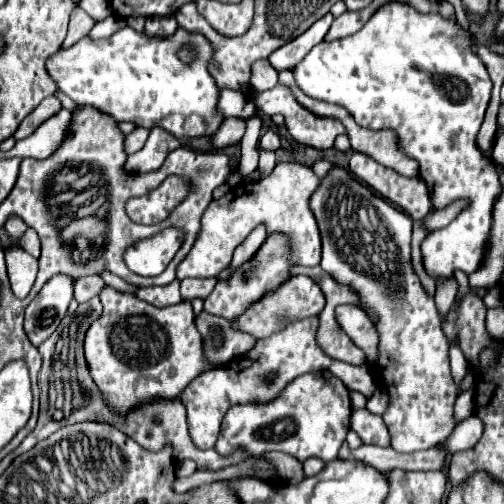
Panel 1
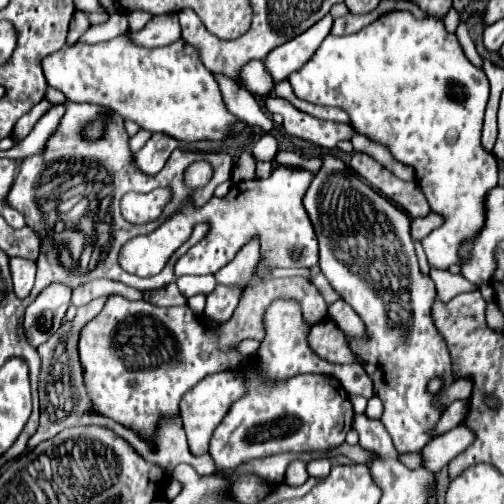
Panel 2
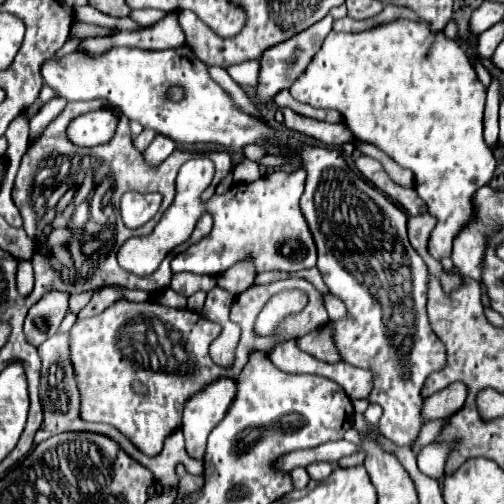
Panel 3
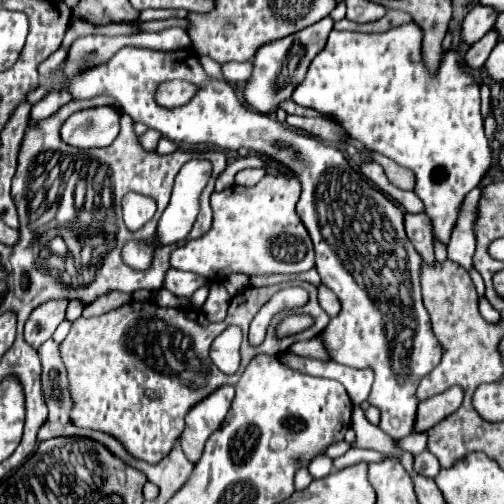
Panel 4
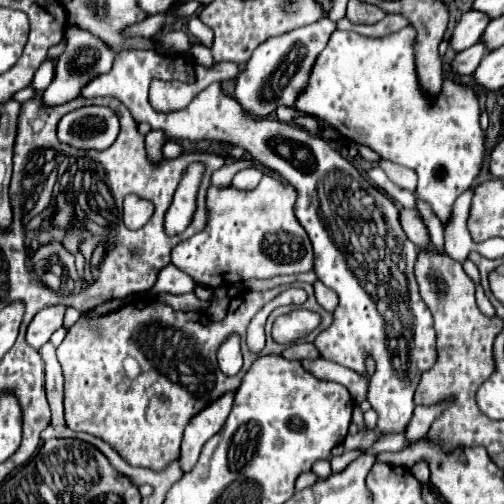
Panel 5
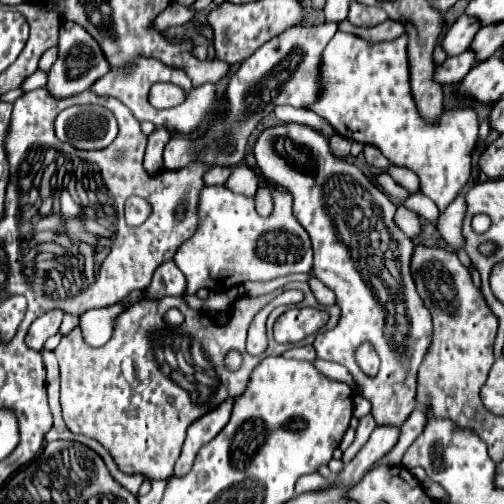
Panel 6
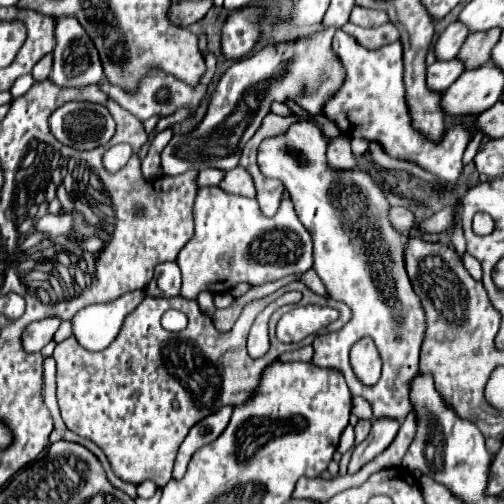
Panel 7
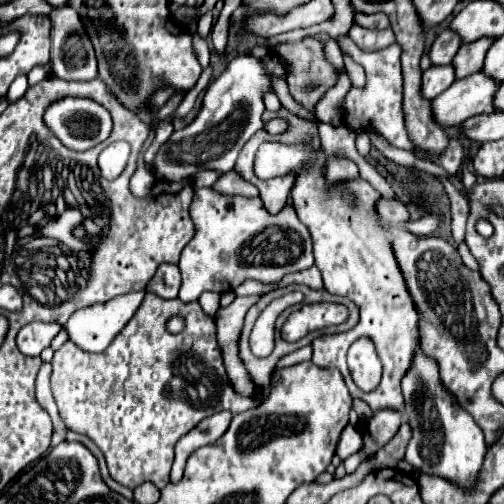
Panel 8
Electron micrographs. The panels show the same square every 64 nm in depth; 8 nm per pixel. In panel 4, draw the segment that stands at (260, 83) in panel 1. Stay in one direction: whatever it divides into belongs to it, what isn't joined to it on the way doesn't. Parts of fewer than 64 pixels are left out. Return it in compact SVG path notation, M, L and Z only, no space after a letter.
M228 62L222 66L222 74L232 84L248 82L248 78L252 74L252 62Z

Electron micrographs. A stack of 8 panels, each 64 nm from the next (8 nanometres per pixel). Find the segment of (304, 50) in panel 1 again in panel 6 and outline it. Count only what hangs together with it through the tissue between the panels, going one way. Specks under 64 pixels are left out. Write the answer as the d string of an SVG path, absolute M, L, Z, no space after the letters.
M314 24L314 26L294 26L280 36L262 44L250 58L246 58L232 74L226 90L230 102L226 116L214 118L204 138L186 140L172 138L164 148L164 168L176 170L184 168L192 160L202 160L216 166L238 166L246 154L248 138L256 130L258 122L264 120L278 104L290 104L296 108L306 108L318 94L318 66L320 56L330 38L336 34L336 24Z

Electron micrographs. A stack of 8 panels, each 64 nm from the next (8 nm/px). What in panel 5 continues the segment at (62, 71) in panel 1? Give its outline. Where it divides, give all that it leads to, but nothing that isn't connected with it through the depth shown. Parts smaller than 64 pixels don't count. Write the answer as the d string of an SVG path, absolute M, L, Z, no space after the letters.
M122 50L120 54L116 54L116 58L114 58L114 64L112 64L112 68L110 68L110 72L106 72L106 74L100 74L100 76L96 76L96 78L92 78L88 84L84 84L84 88L80 90L80 94L84 96L84 98L94 98L94 96L112 96L112 98L116 98L116 100L120 100L128 110L130 110L130 114L132 114L132 118L136 120L136 122L146 122L146 124L150 124L154 130L162 130L164 134L166 134L166 138L170 138L170 140L210 140L210 142L218 142L218 144L222 144L222 146L228 146L228 148L232 148L232 146L240 146L240 148L244 148L246 152L250 152L252 154L252 158L256 160L256 162L260 162L264 168L268 168L268 170L274 170L274 172L278 172L280 176L282 176L282 180L286 180L286 182L290 182L296 190L298 190L298 200L296 200L296 206L294 206L294 212L296 212L296 218L298 218L298 222L304 226L304 230L308 232L308 236L310 236L310 240L312 240L312 246L314 246L314 272L316 272L316 276L318 276L318 280L322 280L330 290L334 290L336 294L338 294L338 298L340 298L340 304L338 304L338 308L336 308L336 312L334 312L334 322L330 324L330 328L326 328L324 332L320 332L318 334L318 338L314 340L314 344L316 344L316 348L320 350L320 354L322 354L322 358L326 358L326 360L332 360L332 362L336 362L336 364L342 364L342 366L346 366L346 368L352 368L352 370L356 370L356 372L360 372L360 374L364 374L366 372L366 360L368 358L374 358L374 362L376 362L376 372L368 378L368 402L370 402L370 406L378 412L378 430L380 432L384 432L384 434L404 434L406 432L406 428L408 428L408 424L410 424L410 420L412 420L412 412L414 412L414 390L416 390L416 386L418 386L418 380L420 380L420 376L422 376L422 372L426 372L428 368L430 368L430 364L434 364L436 362L436 334L434 334L434 328L432 328L432 314L428 312L428 308L426 308L426 304L422 302L422 298L420 298L420 292L418 292L418 284L416 284L416 276L414 276L414 264L416 264L416 256L418 256L418 248L404 236L404 230L400 228L400 210L396 208L396 204L386 196L386 194L382 194L376 186L372 186L372 184L368 184L368 180L328 142L328 140L324 140L322 136L316 136L316 134L312 134L312 132L306 132L304 128L300 128L300 126L296 126L296 124L286 124L286 122L278 122L278 120L272 120L272 118L252 118L252 114L248 114L248 112L244 112L244 108L240 108L240 104L232 98L232 96L228 96L224 90L222 90L222 84L220 82L214 82L214 84L210 84L206 90L202 90L186 108L182 108L182 110L176 110L176 112L156 112L154 108L152 108L152 104L150 104L150 100L148 100L148 88L150 88L150 82L154 80L154 78L158 78L158 80L182 80L182 82L194 82L194 62L192 62L192 58L190 58L190 54L158 54L158 52L154 52L154 50Z

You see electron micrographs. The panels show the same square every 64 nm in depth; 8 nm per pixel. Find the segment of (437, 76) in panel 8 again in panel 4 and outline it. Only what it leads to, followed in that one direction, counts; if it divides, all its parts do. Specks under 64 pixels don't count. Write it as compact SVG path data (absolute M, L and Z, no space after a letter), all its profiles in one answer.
M496 30L486 32L486 34L484 34L476 44L472 44L472 48L466 52L466 56L464 56L466 66L480 68L480 66L488 60L488 56L490 56L490 52L492 52L492 48L494 48L496 44L498 44Z

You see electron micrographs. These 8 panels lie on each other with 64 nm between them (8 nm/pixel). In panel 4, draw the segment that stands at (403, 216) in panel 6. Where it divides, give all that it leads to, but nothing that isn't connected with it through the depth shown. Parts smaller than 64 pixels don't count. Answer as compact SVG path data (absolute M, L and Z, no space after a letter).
M406 214L404 226L410 242L426 264L434 264L434 246L432 246L432 220L428 214Z

